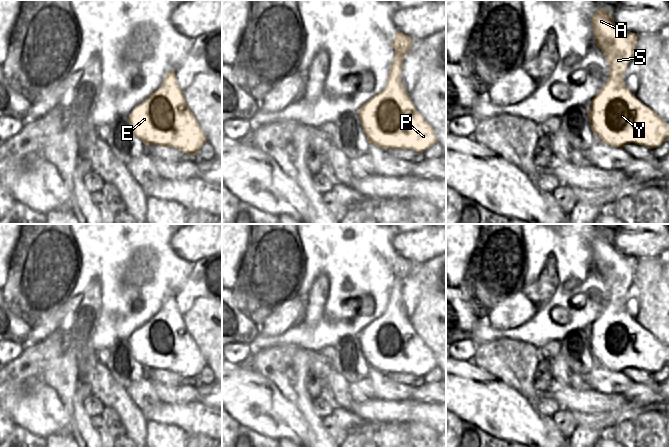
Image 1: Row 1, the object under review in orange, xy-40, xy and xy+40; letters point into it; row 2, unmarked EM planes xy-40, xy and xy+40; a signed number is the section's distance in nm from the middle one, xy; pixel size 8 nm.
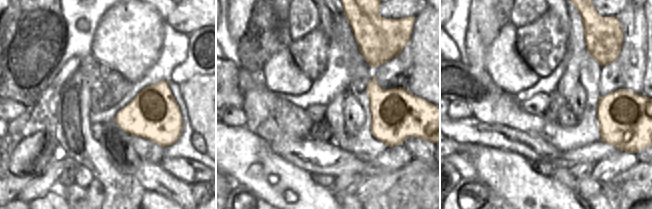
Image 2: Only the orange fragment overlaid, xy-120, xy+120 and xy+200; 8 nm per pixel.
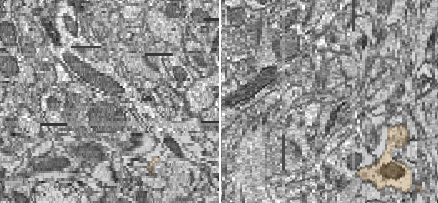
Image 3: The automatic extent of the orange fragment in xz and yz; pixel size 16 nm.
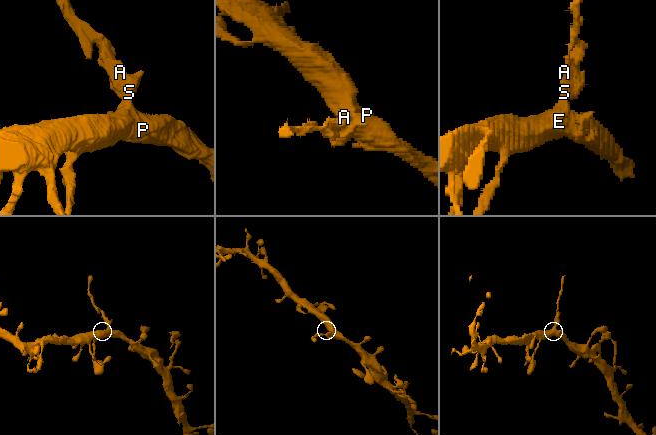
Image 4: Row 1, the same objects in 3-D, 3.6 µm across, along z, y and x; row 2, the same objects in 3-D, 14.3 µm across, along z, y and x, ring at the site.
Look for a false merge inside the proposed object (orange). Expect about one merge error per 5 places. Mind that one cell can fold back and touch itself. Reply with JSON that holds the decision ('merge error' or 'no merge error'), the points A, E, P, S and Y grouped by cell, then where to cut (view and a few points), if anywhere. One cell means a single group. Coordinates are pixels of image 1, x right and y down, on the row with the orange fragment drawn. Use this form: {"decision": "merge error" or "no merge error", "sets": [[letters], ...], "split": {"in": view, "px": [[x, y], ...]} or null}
{"decision": "merge error", "sets": [["A", "S"], ["E", "P", "Y"]], "split": {"in": "xy+40", "px": [[609, 68], [616, 71], [622, 77]]}}

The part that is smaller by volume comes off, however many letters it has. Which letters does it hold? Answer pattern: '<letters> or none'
A, S

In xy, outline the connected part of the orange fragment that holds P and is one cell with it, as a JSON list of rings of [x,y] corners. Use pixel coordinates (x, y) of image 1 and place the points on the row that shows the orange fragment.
[[[389,71],[385,88],[369,99],[357,112],[368,142],[382,149],[412,149],[423,153],[437,143],[433,128],[415,108],[401,79],[392,71]]]

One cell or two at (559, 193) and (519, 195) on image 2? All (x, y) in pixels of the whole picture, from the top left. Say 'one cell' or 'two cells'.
one cell

